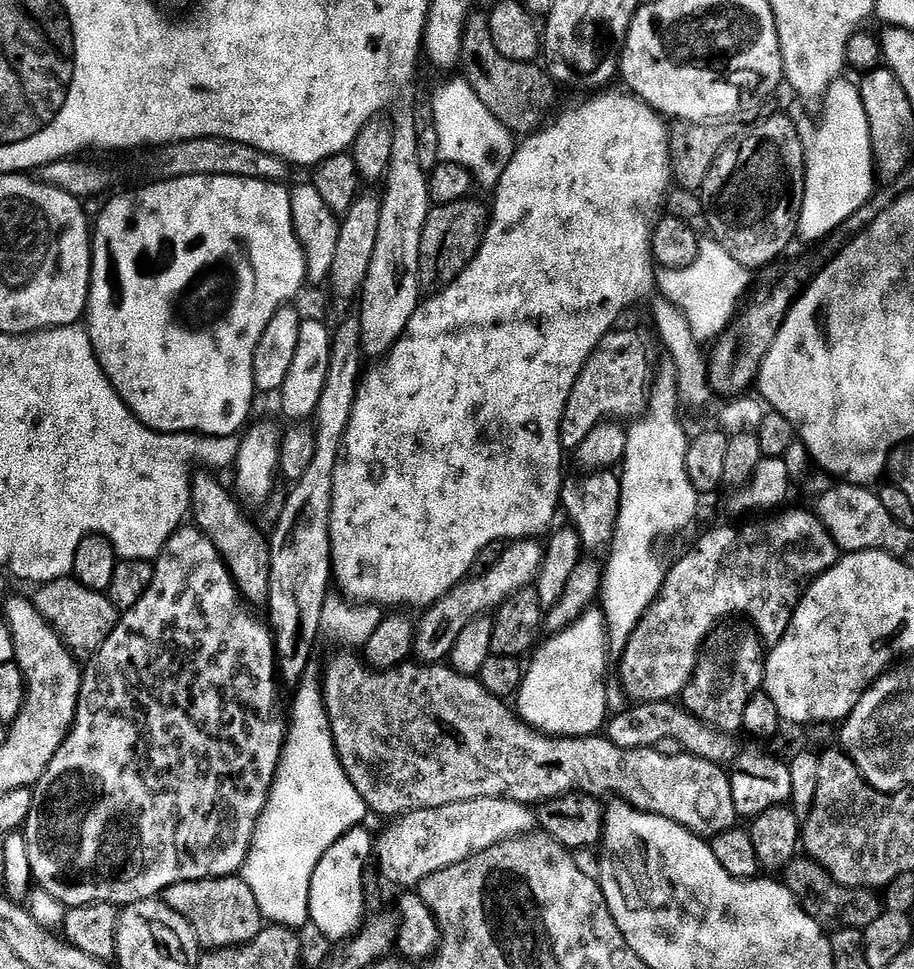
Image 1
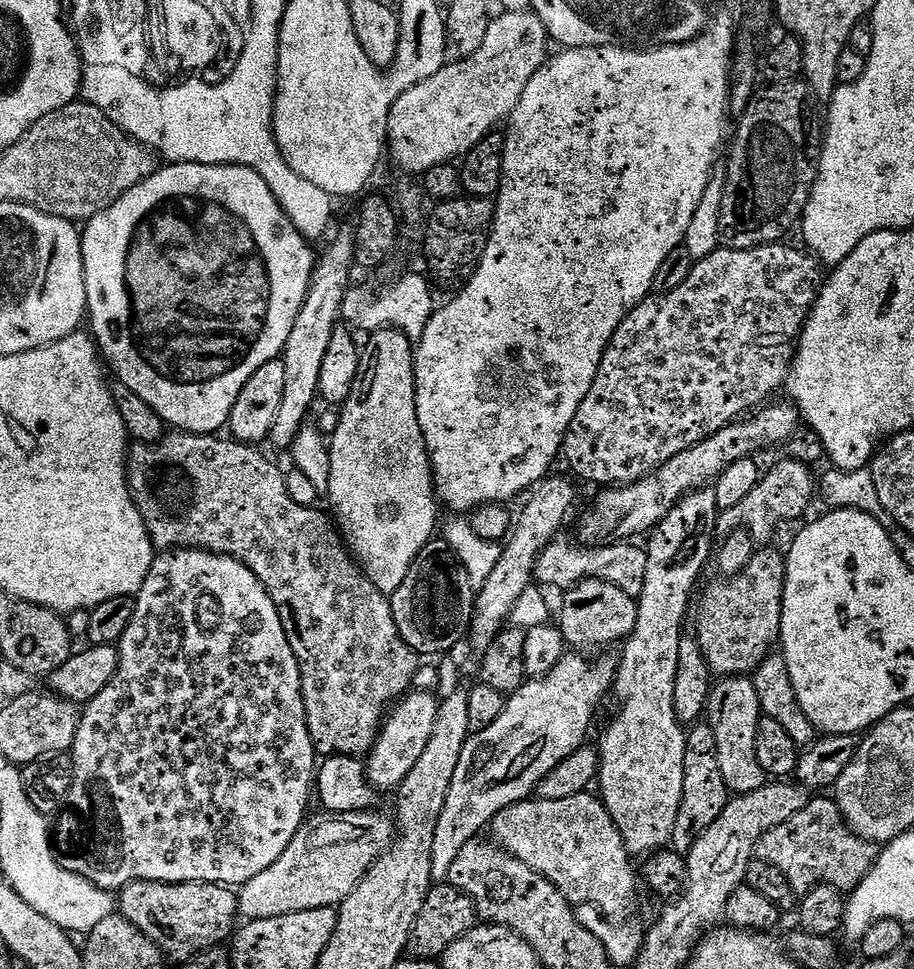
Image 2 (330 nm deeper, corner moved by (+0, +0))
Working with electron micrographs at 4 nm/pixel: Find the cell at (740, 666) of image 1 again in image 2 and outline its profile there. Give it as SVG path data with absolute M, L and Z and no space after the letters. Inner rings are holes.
M697 723L687 733L687 738L684 797L678 810L678 822L672 838L673 851L683 856L693 848L701 833L714 826L730 799L728 787L722 778L722 766L718 762L718 738L714 738L711 723Z

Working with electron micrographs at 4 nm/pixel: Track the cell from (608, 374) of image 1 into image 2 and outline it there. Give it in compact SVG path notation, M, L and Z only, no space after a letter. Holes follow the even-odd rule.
M777 242L763 244L761 248L721 246L706 259L695 261L691 265L693 267L692 273L673 292L668 292L665 296L649 295L648 299L643 300L621 322L618 330L612 336L612 343L604 352L594 386L588 397L582 402L578 414L574 414L574 422L564 436L563 459L568 459L569 466L582 479L589 480L592 484L600 484L599 486L623 486L633 484L636 480L643 480L644 477L652 475L657 468L670 462L670 458L690 450L698 442L718 434L718 430L722 430L726 425L737 423L745 414L759 409L761 405L775 397L772 395L779 388L781 391L787 385L788 377L792 374L792 362L796 359L800 336L804 333L804 324L807 323L808 316L812 313L812 307L820 297L826 276L825 273L820 273L822 264L811 252L800 246L799 248L787 248L786 245L787 243Z

